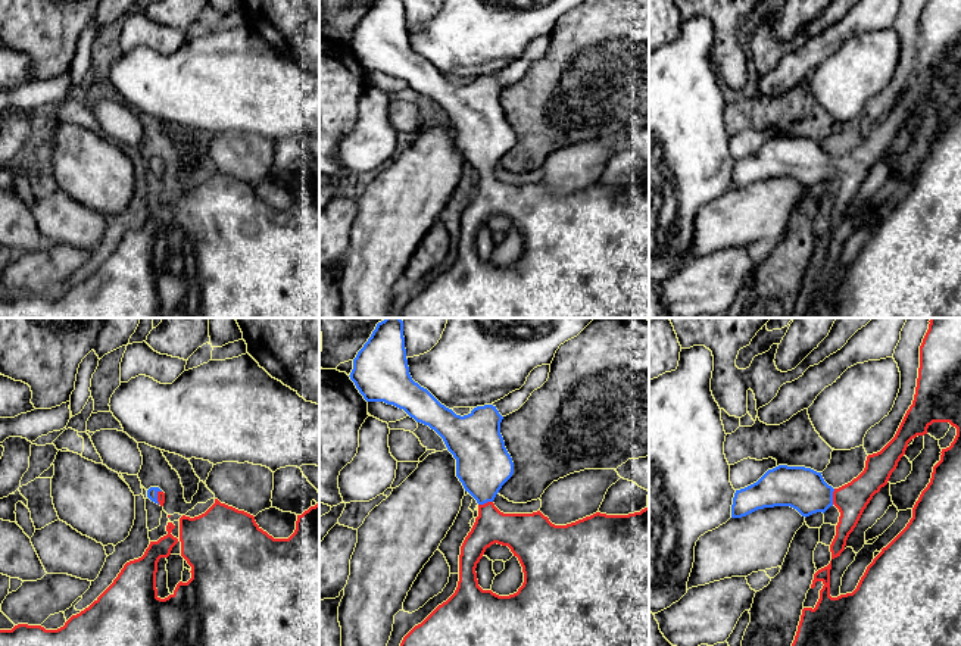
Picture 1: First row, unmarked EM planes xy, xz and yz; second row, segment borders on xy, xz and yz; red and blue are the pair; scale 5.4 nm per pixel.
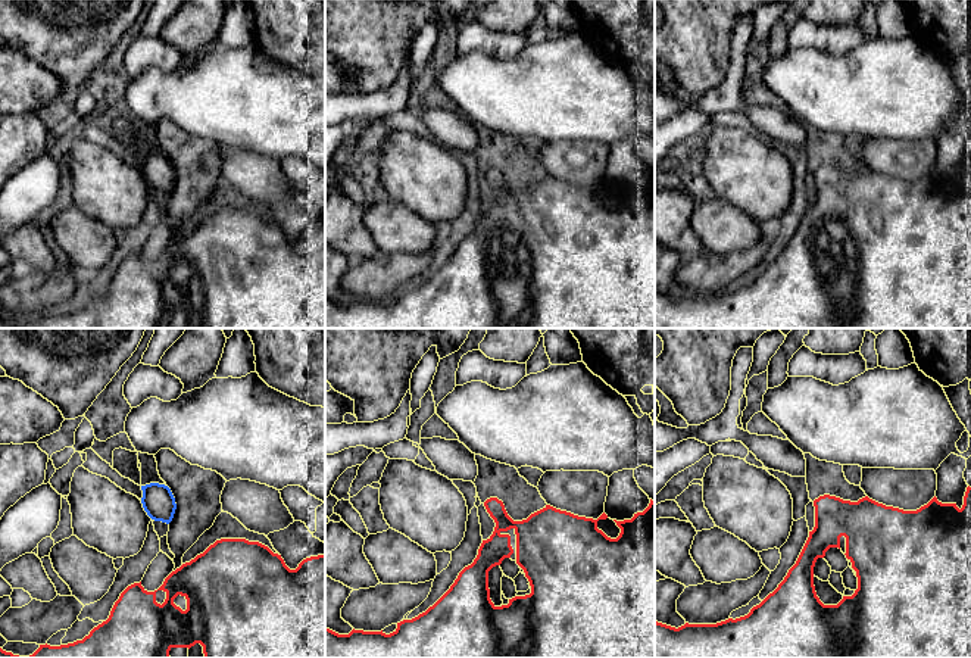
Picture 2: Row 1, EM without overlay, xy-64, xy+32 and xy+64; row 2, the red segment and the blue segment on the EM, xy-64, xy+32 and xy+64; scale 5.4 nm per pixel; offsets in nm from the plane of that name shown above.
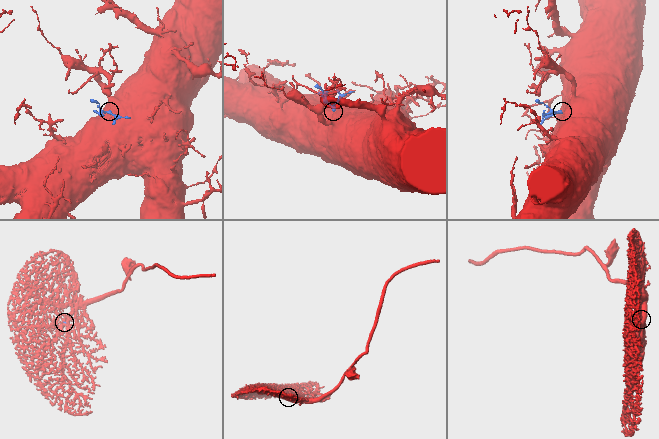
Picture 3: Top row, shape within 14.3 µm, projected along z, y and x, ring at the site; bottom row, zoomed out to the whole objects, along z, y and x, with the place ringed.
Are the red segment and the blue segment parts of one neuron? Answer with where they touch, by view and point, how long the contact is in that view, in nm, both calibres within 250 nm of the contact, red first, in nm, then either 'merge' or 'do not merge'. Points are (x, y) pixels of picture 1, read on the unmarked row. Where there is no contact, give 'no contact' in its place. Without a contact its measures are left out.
meets red in yz at (833, 167); contact 90 nm long; 180 nm thick on the red side, 240 nm on the other; merge

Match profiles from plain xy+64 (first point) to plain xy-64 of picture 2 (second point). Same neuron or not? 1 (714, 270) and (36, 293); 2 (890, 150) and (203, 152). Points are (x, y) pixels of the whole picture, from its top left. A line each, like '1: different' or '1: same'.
1: same
2: different

